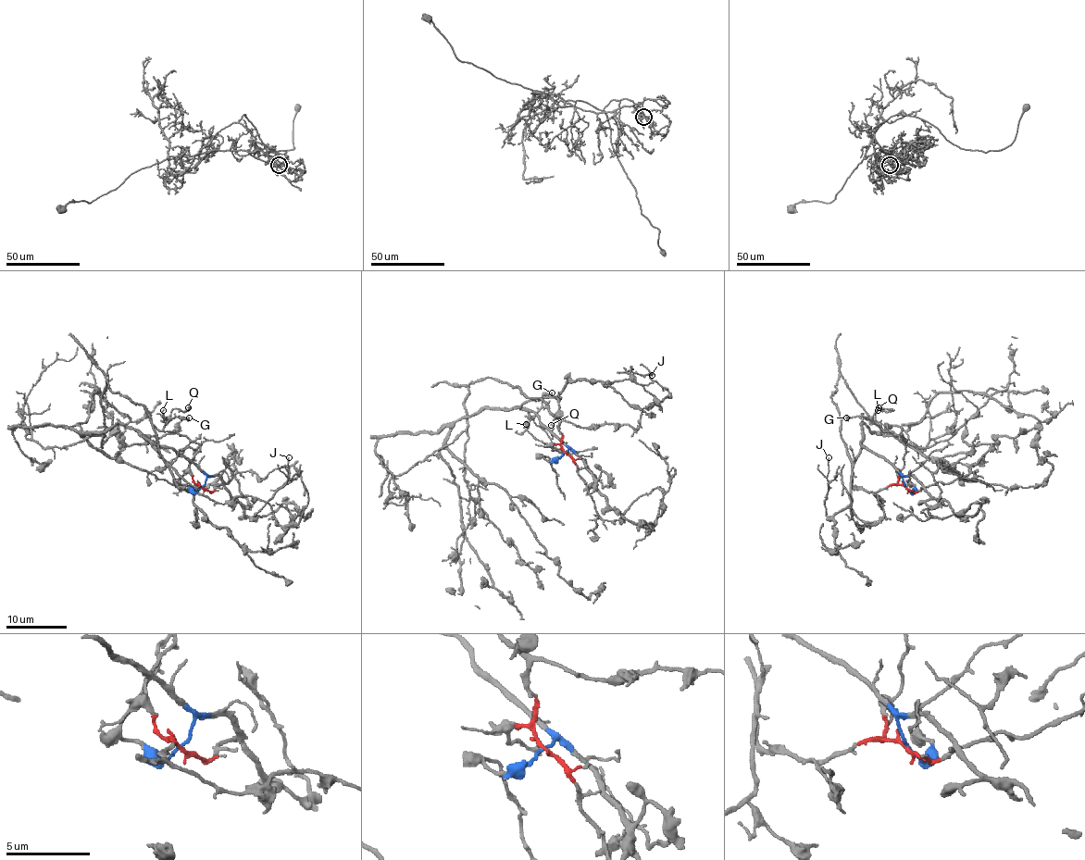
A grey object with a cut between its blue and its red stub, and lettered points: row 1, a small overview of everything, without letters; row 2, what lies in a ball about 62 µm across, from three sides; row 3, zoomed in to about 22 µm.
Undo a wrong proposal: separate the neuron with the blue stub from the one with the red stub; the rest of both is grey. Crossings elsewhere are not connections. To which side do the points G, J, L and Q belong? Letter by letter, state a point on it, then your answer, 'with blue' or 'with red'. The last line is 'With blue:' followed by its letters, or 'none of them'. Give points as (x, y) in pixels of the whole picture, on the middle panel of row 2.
G: place (552, 392); with red
J: place (652, 375); with red
L: place (526, 424); with red
Q: place (551, 425); with red
With blue: none of them

